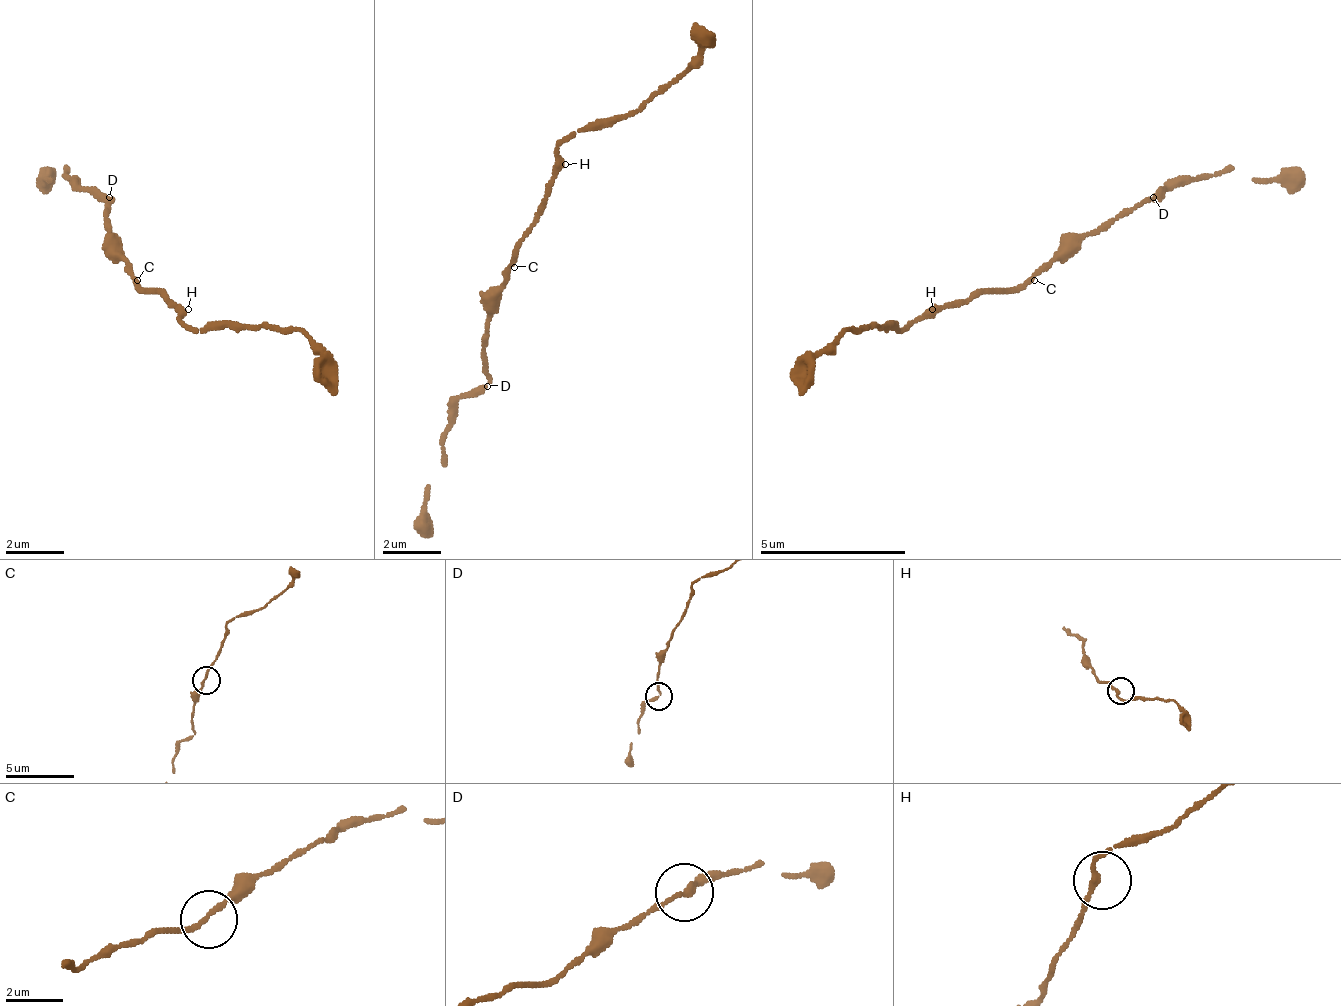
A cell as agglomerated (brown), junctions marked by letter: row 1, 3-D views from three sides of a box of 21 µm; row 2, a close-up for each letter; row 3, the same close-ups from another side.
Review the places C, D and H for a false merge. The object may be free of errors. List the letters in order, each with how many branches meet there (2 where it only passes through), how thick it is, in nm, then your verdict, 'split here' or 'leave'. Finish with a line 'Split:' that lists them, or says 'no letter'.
C: 2 | 160 nm | leave
D: 2 | 190 nm | leave
H: 2 | 190 nm | leave
Split: no letter

